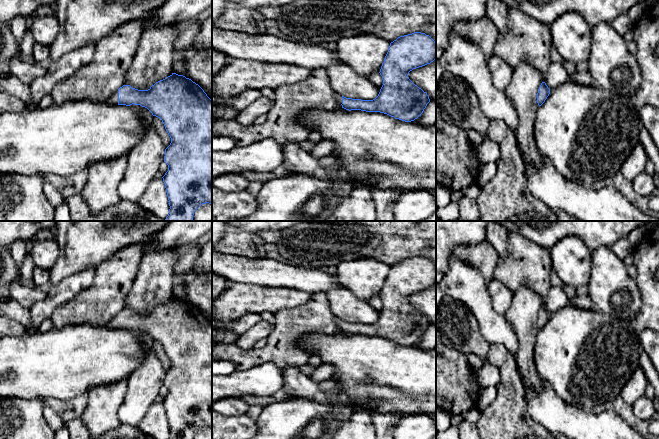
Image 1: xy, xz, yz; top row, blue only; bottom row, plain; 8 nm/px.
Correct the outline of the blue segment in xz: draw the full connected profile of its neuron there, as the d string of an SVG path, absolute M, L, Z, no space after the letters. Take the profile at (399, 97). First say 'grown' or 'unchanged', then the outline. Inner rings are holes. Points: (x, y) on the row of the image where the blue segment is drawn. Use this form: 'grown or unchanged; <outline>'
grown; M414 32L390 43L380 69L383 85L373 100L352 99L335 95L346 110L380 112L395 119L411 122L423 113L429 96L408 77L413 69L436 59L436 42L425 33Z

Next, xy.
grown; M172 73L167 78L156 82L148 90L138 90L130 85L123 85L105 102L126 106L140 105L162 120L171 138L164 156L168 171L162 177L170 206L165 221L193 221L194 212L202 204L212 204L212 99L191 79Z

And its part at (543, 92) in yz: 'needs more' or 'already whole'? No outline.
already whole

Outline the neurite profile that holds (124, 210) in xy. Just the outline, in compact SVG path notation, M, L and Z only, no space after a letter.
M81 194L73 195L65 202L72 221L165 221L146 211L137 202L127 200L120 200L115 206L96 215L91 212Z

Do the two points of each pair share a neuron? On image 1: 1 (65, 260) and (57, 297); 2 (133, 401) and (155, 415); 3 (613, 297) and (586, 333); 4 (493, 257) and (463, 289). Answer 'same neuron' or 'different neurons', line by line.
1: different neurons
2: different neurons
3: different neurons
4: different neurons

